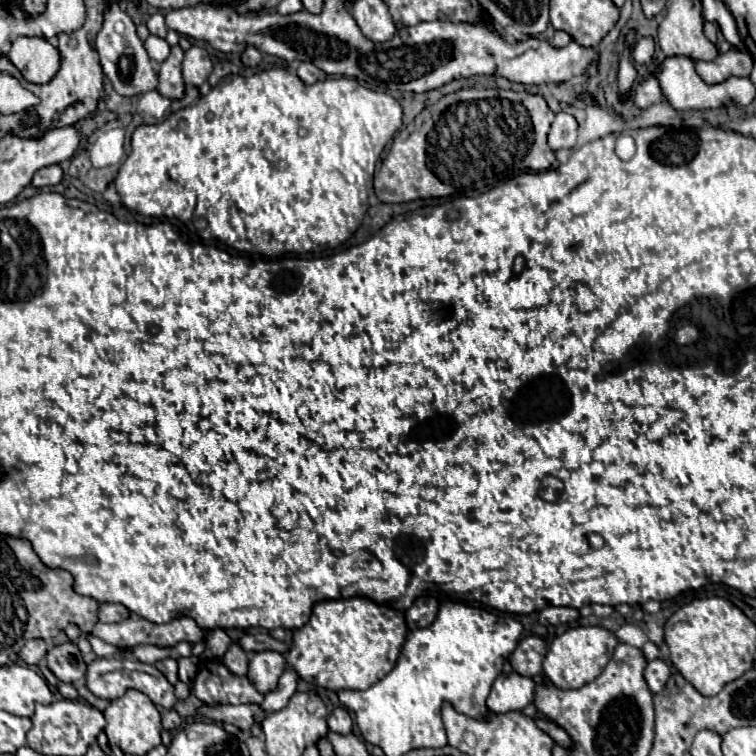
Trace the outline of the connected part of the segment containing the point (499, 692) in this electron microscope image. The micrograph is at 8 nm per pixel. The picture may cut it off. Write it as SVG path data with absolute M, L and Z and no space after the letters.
M519 673L499 675L493 683L491 695L487 699L487 707L493 713L509 713L509 711L521 711L533 701L533 689L535 683L529 677L521 677Z

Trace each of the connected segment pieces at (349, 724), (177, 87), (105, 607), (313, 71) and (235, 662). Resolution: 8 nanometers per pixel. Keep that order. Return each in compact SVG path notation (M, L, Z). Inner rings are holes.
M343 707L333 709L333 713L329 715L327 723L329 723L329 731L339 733L339 735L349 735L353 731L353 719L347 713L347 709L343 709Z
M179 45L171 47L169 57L161 63L159 69L159 85L157 91L169 99L183 97L183 77L181 77L181 63L183 63L183 49Z
M101 603L99 611L97 611L99 621L103 623L113 623L113 621L123 621L125 617L129 617L129 611L123 605L113 605L113 603Z
M301 63L299 69L297 69L297 75L299 75L307 85L311 85L311 83L315 83L315 81L327 79L327 75L325 75L319 67L315 67L313 63Z
M233 643L229 647L229 651L223 655L223 665L231 671L231 673L237 673L237 675L247 675L247 667L249 667L249 657L247 653L241 649L239 643Z

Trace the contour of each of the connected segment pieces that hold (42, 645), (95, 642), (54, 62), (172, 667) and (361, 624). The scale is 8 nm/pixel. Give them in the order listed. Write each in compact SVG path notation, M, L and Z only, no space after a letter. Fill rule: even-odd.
M33 639L33 641L25 643L25 647L19 651L19 657L27 665L37 665L39 661L45 659L45 655L47 655L49 649L51 649L51 645L45 639Z
M87 635L87 637L89 637L89 643L93 645L93 651L95 651L97 657L113 657L113 655L121 653L121 649L111 645L111 643L105 643L105 641L101 641L101 639L93 637L93 635Z
M17 37L7 59L29 83L47 83L59 69L59 51L43 37Z
M163 659L163 661L157 661L155 667L167 677L167 681L169 681L171 685L175 685L175 683L179 681L179 677L177 677L177 661L175 661L175 659Z
M367 597L319 601L313 607L311 621L293 633L293 645L285 655L285 659L287 659L287 667L295 669L301 679L317 687L325 687L331 691L367 689L397 665L405 639L407 639L407 623L405 623L405 613L399 609L393 609L389 605L379 605Z

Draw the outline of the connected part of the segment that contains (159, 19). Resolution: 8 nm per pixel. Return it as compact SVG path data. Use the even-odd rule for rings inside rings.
M161 13L151 15L149 21L147 21L147 27L149 27L149 31L151 31L153 35L157 35L157 37L165 37L165 33L167 33L167 27L165 27L165 21L163 21L163 15L161 15Z

